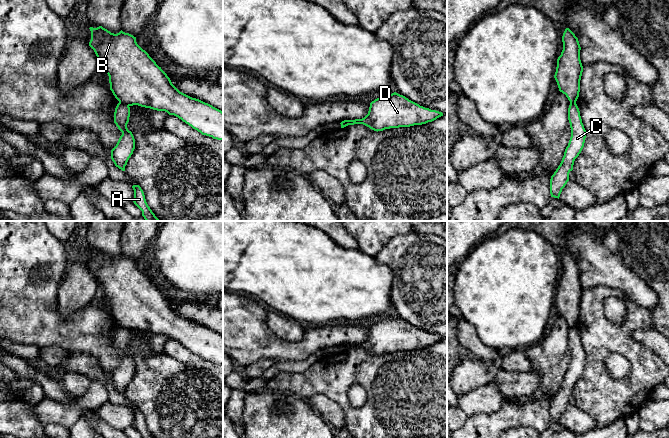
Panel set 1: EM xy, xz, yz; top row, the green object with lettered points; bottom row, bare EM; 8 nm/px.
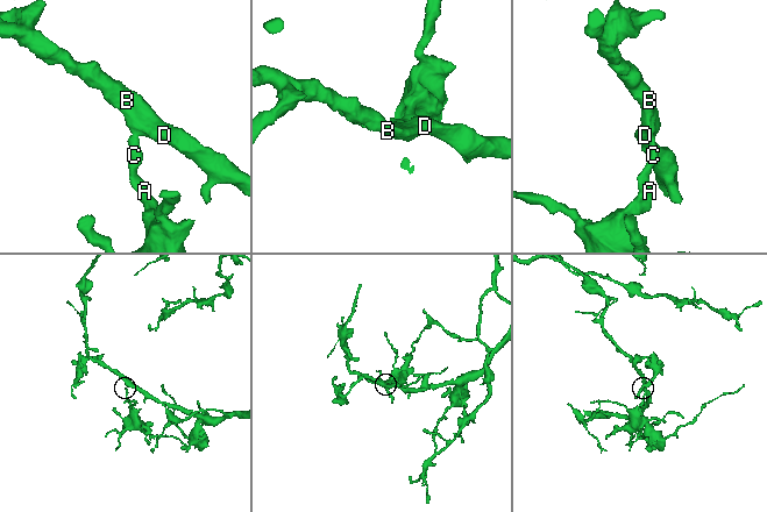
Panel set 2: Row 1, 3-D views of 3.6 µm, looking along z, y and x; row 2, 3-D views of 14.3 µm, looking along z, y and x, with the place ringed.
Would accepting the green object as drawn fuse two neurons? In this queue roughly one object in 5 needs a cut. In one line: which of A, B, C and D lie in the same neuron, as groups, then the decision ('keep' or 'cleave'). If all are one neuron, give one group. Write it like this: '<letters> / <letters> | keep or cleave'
A C / B D | cleave

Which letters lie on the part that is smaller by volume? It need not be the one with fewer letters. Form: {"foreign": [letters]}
{"foreign": ["A", "C"]}

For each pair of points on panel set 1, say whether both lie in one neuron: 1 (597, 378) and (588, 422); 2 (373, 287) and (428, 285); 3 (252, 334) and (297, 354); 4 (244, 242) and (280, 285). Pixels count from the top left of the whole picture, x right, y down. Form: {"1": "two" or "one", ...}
{"1": "two", "2": "two", "3": "one", "4": "one"}

